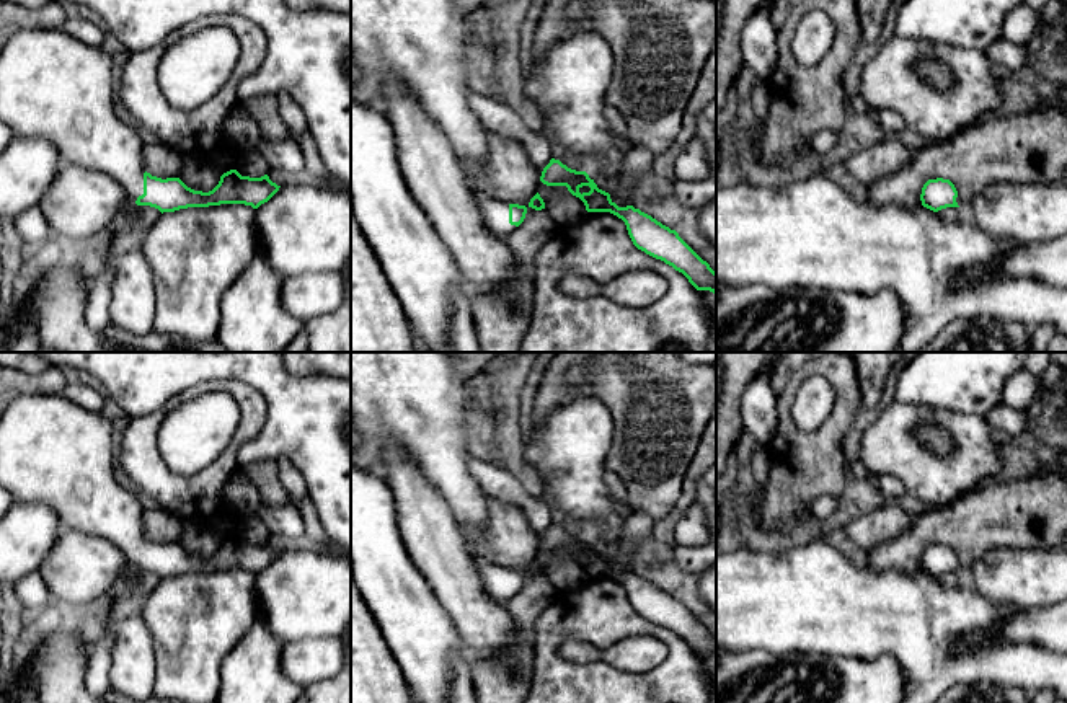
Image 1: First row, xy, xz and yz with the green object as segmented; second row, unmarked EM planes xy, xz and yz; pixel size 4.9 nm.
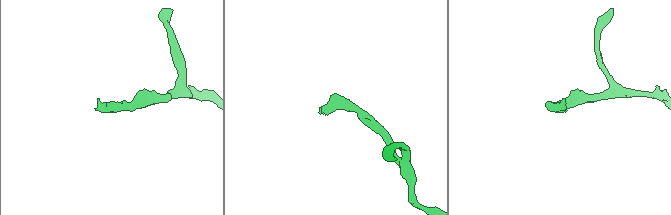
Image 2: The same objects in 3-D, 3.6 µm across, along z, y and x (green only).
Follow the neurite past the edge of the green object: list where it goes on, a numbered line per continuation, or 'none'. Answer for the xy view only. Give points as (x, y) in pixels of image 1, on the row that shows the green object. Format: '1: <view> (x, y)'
1: xy (54, 87)

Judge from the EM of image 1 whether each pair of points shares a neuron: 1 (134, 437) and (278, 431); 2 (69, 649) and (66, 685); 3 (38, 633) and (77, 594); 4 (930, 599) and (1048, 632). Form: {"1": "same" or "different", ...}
{"1": "different", "2": "same", "3": "different", "4": "different"}

